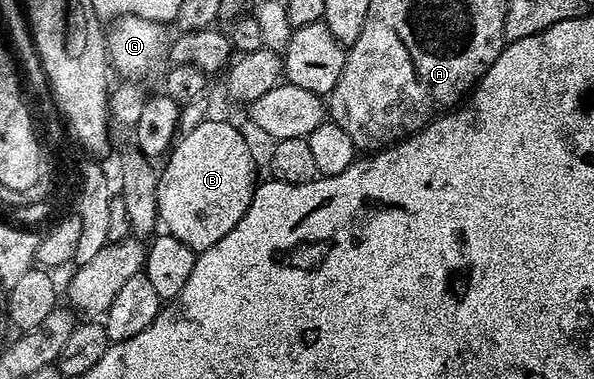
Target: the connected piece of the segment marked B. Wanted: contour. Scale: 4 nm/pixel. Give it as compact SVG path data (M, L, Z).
M207 119L175 140L164 164L166 166L161 166L158 179L158 220L161 228L180 239L180 243L188 243L195 254L200 254L212 247L212 243L220 243L220 239L224 239L224 235L228 235L228 231L232 231L232 227L236 227L248 211L256 188L254 153L245 135L232 122Z

